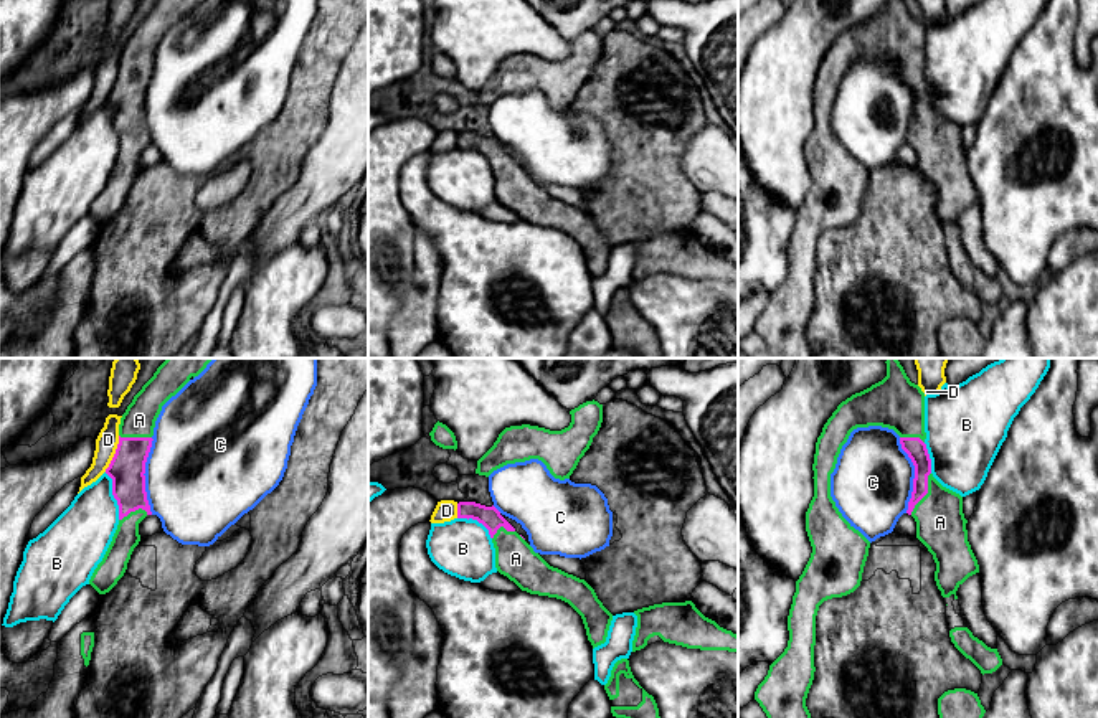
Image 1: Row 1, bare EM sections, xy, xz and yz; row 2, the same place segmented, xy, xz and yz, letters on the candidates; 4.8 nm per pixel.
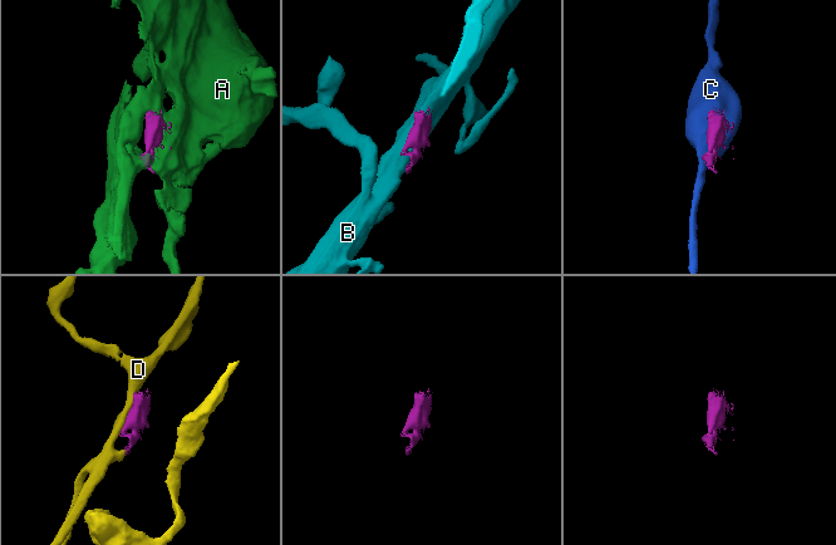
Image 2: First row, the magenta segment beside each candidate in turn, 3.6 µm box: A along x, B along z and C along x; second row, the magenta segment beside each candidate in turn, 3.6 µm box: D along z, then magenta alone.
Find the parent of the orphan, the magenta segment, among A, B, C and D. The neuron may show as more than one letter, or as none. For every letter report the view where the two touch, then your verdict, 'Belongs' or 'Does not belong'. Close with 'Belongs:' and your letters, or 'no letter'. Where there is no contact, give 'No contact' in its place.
A: Touches magenta in yz. Belongs
B: Touches magenta in xy. Does not belong
C: Touches magenta in xy. Does not belong
D: Touches magenta in xy. Does not belong
Belongs: A

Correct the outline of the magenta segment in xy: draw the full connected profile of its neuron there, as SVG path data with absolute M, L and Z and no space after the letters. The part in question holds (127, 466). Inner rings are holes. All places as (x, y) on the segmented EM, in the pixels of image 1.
M167 358L127 406L119 424L119 444L106 469L119 505L119 525L112 541L94 569L89 584L109 593L124 576L134 548L140 541L139 523L152 515L145 492L145 462L152 447L155 421L162 406L213 358Z

